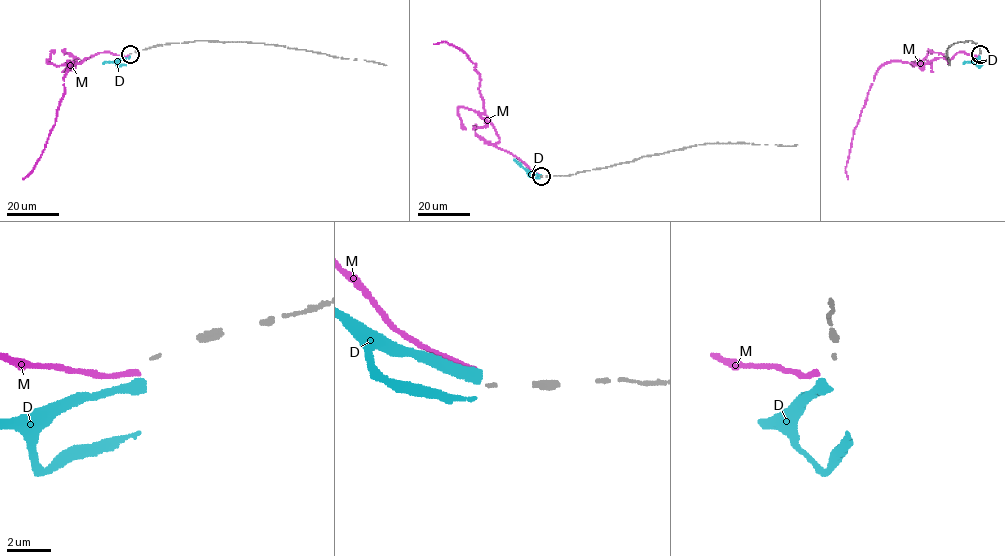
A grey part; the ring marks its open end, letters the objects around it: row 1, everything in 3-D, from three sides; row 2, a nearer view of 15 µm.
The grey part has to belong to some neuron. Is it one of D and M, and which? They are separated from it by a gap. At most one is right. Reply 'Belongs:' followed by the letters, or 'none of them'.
Belongs: none of them

